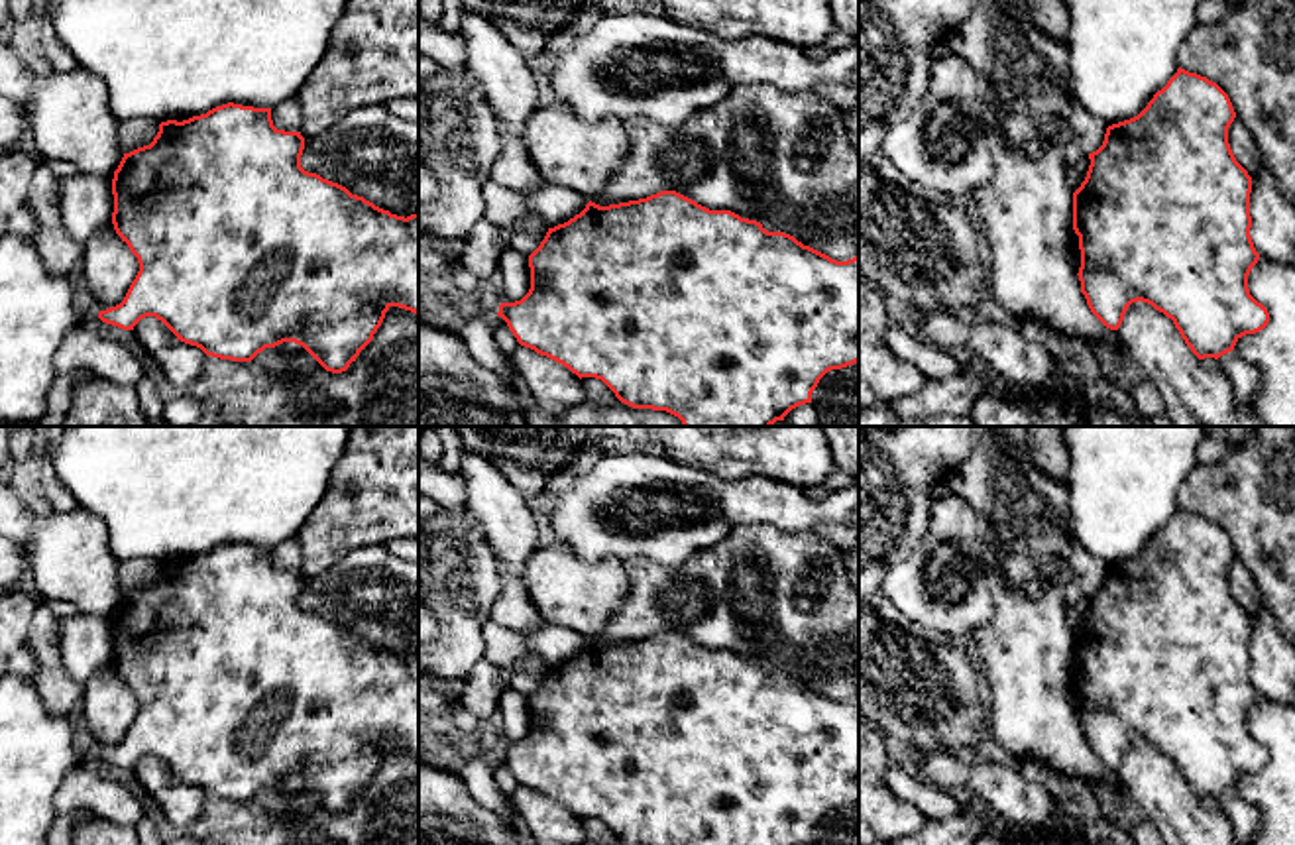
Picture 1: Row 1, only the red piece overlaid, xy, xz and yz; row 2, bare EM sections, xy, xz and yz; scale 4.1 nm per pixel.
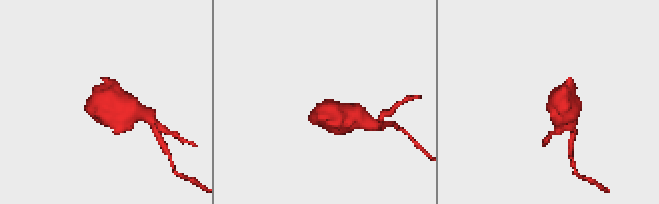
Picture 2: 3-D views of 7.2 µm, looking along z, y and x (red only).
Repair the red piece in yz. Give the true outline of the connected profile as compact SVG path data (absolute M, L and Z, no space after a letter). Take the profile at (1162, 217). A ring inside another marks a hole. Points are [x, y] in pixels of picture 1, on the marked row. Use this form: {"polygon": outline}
{"polygon": "M1179 67L1138 116L1108 126L1102 145L1089 153L1087 177L1073 193L1073 230L1081 250L1077 275L1091 312L1106 328L1118 330L1128 307L1142 301L1173 320L1199 360L1218 360L1242 336L1267 326L1267 309L1248 289L1248 275L1260 254L1250 236L1252 177L1228 143L1234 118L1230 98L1216 83Z"}

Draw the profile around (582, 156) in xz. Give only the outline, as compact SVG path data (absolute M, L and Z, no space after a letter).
M538 106L525 126L525 147L544 183L593 198L627 157L623 120L582 120L568 106Z

